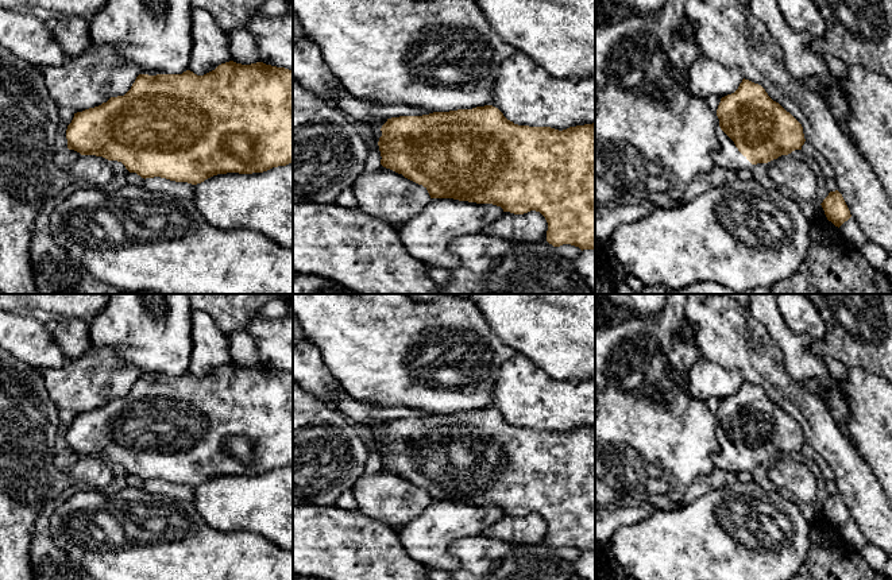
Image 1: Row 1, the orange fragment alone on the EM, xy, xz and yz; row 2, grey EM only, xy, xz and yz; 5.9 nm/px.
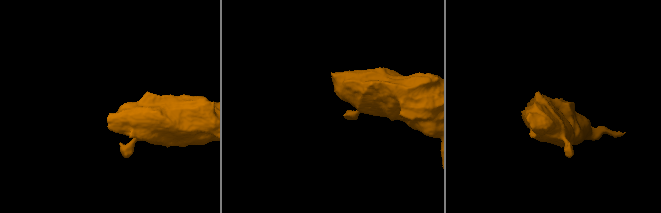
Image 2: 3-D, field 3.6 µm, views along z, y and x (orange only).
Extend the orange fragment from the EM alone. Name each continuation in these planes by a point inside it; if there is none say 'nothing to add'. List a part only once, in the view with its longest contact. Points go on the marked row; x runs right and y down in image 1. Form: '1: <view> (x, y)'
1: yz (728, 157)

